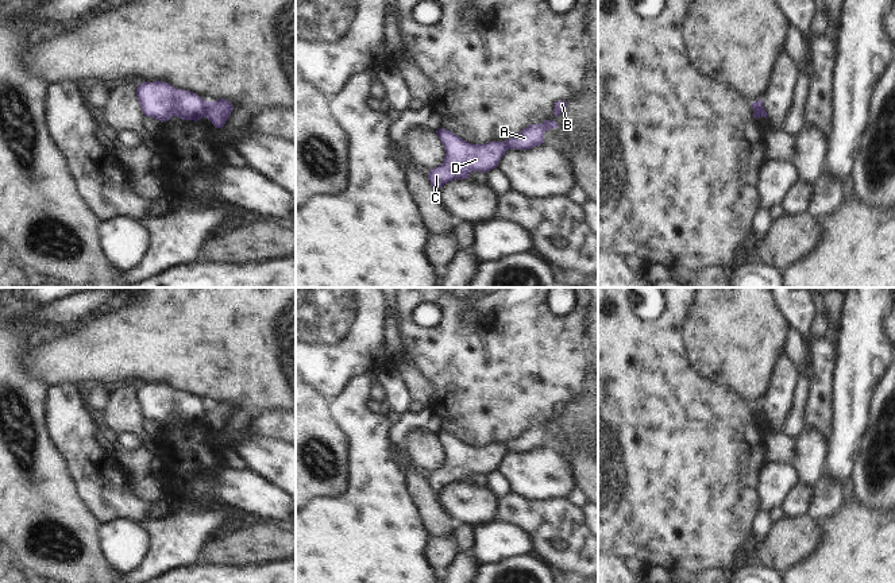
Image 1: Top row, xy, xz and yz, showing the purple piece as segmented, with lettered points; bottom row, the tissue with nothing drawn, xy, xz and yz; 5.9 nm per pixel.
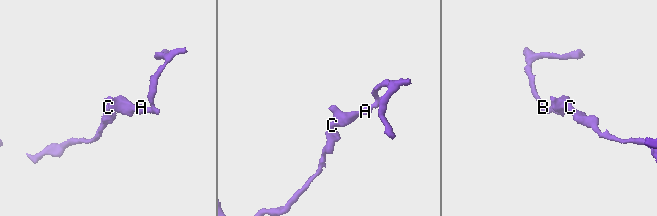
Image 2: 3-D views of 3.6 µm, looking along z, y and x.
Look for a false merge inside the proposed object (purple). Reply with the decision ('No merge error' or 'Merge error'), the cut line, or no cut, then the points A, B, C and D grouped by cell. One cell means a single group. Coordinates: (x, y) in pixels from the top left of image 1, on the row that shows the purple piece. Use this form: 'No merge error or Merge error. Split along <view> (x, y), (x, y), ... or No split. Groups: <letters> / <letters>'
Merge error. Split along xy (205, 101), (203, 116). Groups: A B / C D.

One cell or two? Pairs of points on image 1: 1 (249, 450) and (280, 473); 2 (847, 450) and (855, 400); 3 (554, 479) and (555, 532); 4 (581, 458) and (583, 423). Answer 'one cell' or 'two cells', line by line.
1: one cell
2: one cell
3: two cells
4: two cells

